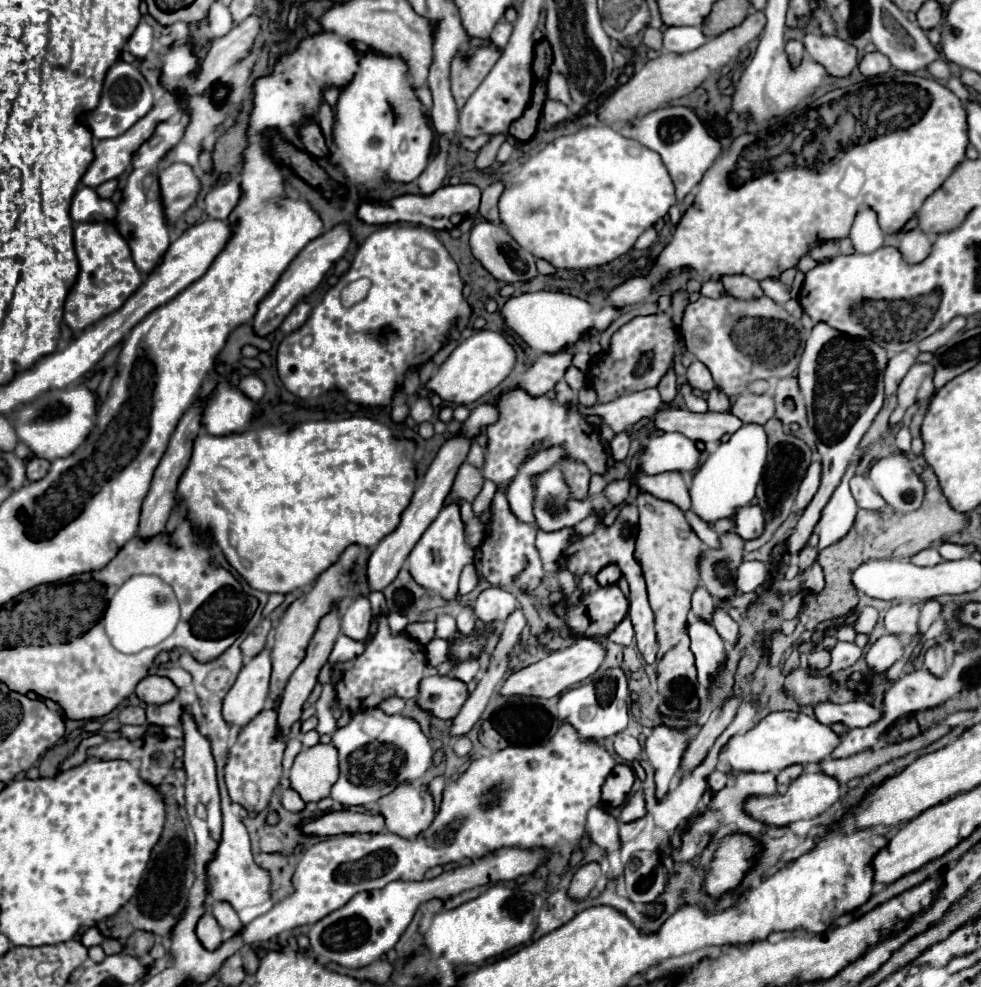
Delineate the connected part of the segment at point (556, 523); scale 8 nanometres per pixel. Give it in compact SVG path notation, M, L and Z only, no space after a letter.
M554 466L548 472L536 476L536 500L534 500L534 516L536 516L536 526L540 530L546 532L554 532L554 530L562 530L562 528L572 528L576 526L580 520L584 520L592 510L600 512L600 510L610 510L608 500L600 494L600 496L586 496L586 500L572 500L570 498L570 490L564 484L562 472Z

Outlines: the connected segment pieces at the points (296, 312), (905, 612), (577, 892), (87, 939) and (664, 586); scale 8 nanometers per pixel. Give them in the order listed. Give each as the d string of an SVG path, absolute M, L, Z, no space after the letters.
M300 302L300 304L296 304L296 308L294 308L294 310L286 316L286 320L282 322L280 330L286 332L286 334L294 332L296 328L300 328L300 324L304 324L304 320L308 318L308 314L310 314L310 304L308 304L308 302Z
M902 602L898 606L892 606L884 620L886 632L900 638L914 638L918 634L918 616L920 616L918 604Z
M590 862L590 864L582 866L582 868L574 874L574 878L572 878L572 882L570 882L568 896L570 896L572 900L584 900L584 898L590 894L590 890L594 888L594 884L596 884L596 880L598 880L600 876L602 876L602 870L600 870L600 866L598 866L596 862Z
M97 927L88 928L82 935L81 935L81 942L87 948L92 946L96 946L102 943L104 937L101 934L100 930Z
M638 494L636 498L640 520L636 534L634 558L642 568L646 580L648 602L654 612L656 624L656 684L662 702L680 712L696 712L700 700L696 698L696 666L694 654L690 652L690 636L688 636L688 612L694 590L700 582L698 562L702 556L702 540L686 522L686 516L674 504L664 500L656 500L648 494Z

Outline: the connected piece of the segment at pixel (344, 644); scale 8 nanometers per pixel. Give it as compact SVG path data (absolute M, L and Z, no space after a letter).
M340 636L334 644L334 650L330 654L330 664L338 664L338 662L346 662L346 660L352 660L356 656L362 654L362 646L356 644L354 640L348 640L348 636Z

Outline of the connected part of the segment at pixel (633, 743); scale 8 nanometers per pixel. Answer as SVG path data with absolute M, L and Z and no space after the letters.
M620 732L620 734L614 736L614 750L616 750L616 754L618 754L622 760L626 760L626 762L638 760L638 758L640 758L640 752L642 752L638 740L632 738L632 736L626 734L626 732Z

